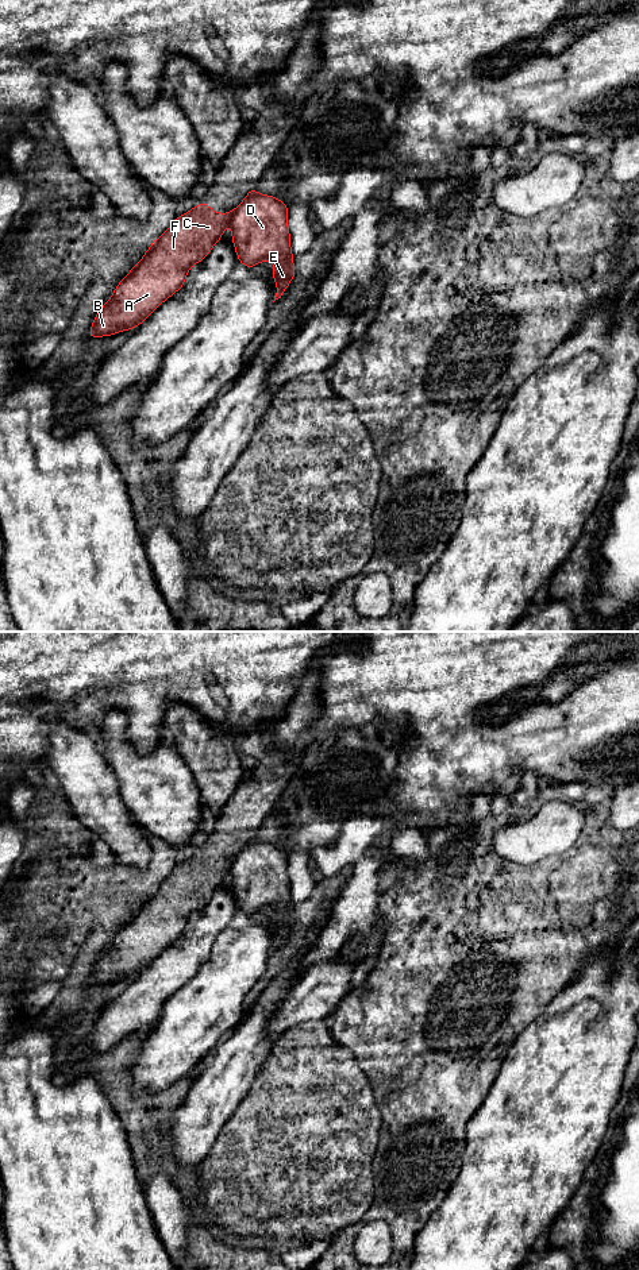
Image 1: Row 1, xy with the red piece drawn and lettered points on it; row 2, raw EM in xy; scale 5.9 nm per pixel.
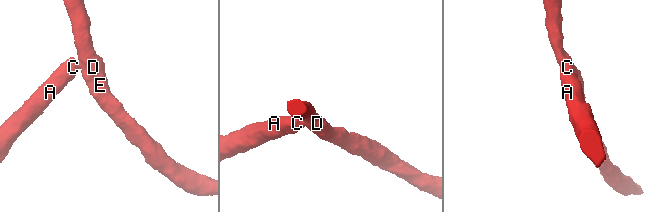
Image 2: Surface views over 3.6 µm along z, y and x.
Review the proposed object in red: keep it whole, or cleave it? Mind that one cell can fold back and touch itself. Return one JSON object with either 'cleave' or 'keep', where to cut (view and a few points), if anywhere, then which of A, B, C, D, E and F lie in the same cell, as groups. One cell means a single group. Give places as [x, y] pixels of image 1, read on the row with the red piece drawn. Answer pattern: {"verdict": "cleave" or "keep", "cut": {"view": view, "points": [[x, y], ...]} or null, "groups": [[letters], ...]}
{"verdict": "cleave", "cut": {"view": "xy", "points": [[228, 213], [230, 224]]}, "groups": [["A", "B", "C", "F"], ["D", "E"]]}

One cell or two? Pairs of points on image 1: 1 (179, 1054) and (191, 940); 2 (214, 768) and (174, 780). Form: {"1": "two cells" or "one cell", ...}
{"1": "two cells", "2": "two cells"}

